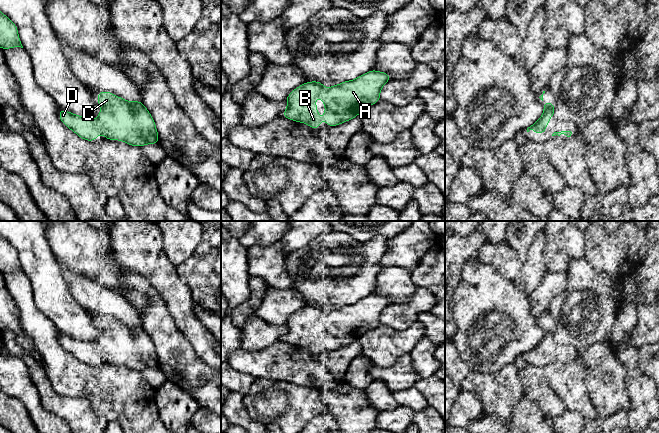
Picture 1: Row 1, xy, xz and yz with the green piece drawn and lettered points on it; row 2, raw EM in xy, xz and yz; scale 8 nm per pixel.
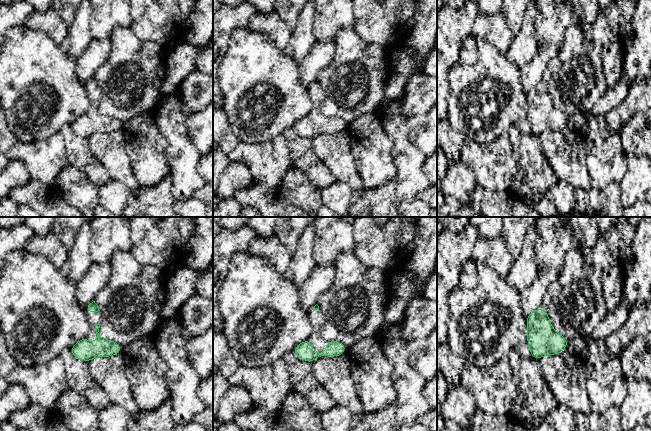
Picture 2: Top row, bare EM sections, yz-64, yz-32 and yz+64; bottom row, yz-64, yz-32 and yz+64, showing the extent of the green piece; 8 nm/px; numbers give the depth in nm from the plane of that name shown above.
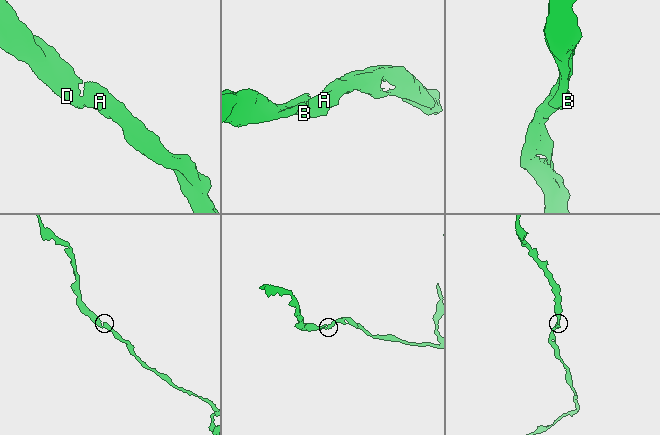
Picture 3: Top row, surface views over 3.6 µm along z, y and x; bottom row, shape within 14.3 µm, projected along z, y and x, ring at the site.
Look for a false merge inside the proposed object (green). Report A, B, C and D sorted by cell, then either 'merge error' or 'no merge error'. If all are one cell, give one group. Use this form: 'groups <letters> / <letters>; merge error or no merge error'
groups A B C D; no merge error

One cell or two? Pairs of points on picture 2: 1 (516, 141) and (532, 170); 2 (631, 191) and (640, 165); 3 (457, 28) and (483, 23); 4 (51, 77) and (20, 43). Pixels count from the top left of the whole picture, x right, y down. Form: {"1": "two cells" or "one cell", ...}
{"1": "one cell", "2": "one cell", "3": "two cells", "4": "one cell"}

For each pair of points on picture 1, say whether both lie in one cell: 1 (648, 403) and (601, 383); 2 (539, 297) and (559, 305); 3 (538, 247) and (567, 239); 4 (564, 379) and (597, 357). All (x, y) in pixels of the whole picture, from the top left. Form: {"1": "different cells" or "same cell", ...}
{"1": "different cells", "2": "different cells", "3": "different cells", "4": "different cells"}

